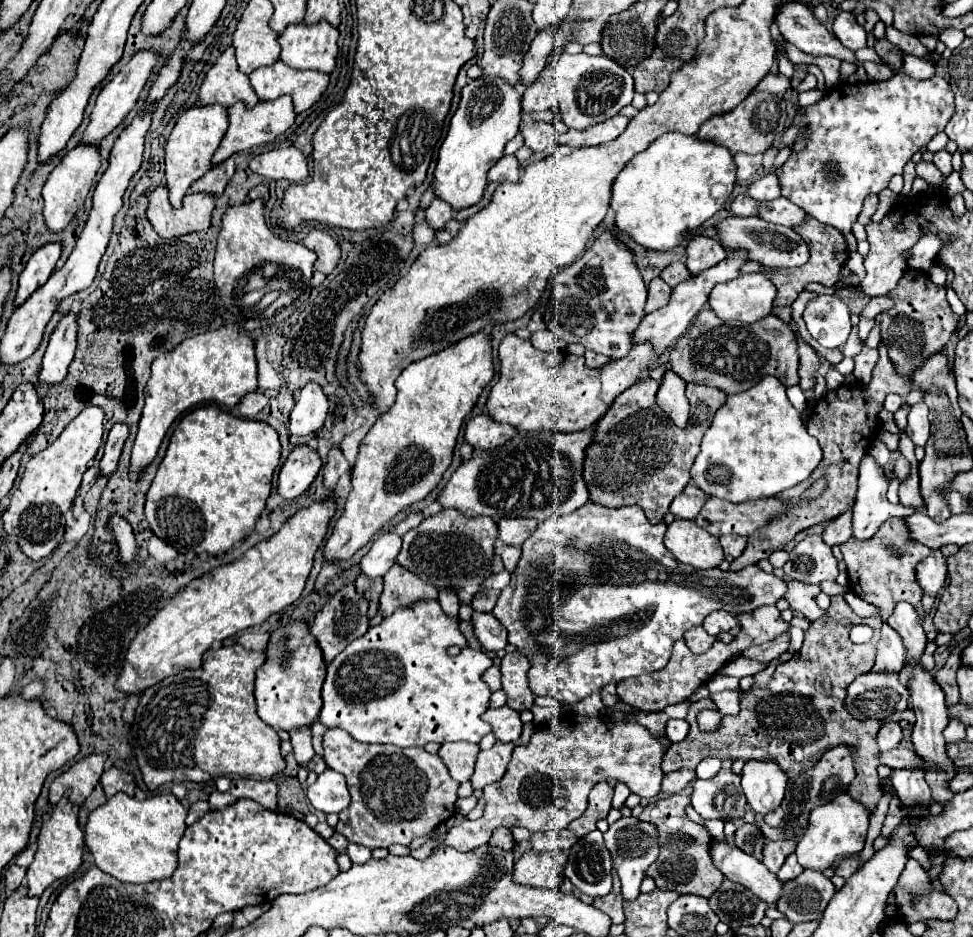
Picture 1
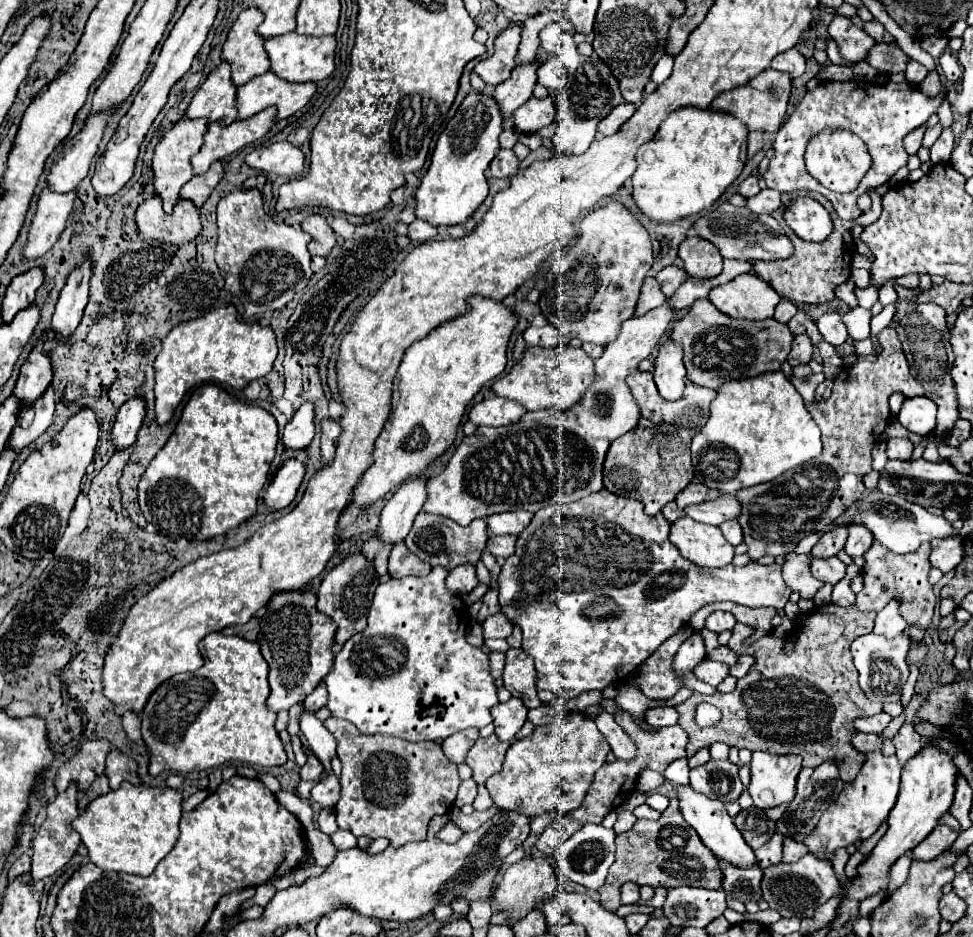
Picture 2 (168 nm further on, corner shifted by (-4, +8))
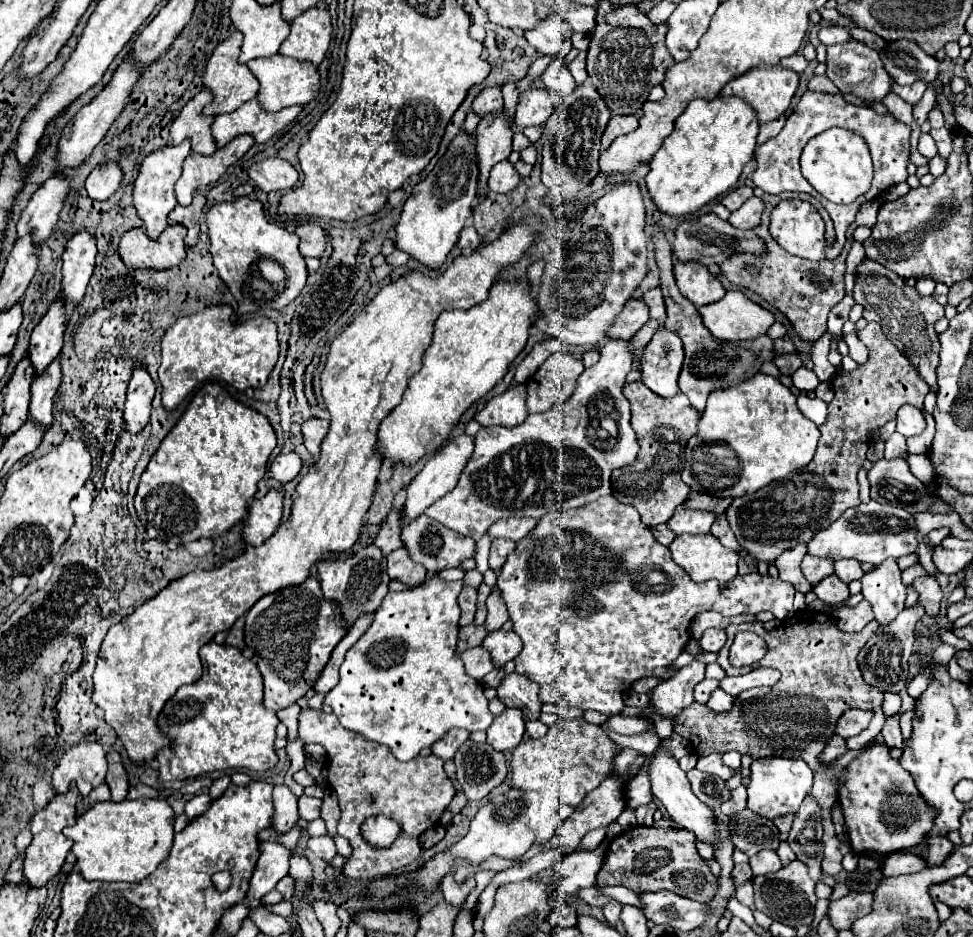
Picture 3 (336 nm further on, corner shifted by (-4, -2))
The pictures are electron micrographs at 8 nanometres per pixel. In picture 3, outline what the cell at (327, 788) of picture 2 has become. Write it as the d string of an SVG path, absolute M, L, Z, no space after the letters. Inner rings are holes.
M300 797L298 799L298 807L300 807L300 817L306 821L314 821L320 817L320 809L322 809L322 799L316 797Z

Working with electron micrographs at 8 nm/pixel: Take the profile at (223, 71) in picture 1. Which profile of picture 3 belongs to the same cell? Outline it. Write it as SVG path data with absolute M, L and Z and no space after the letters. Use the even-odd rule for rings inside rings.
M202 89L194 99L190 99L180 111L178 119L170 127L170 143L178 145L184 139L192 141L192 151L200 155L212 155L216 147L216 139L212 137L212 121L216 117L208 117L202 113L204 105L212 101L212 93Z

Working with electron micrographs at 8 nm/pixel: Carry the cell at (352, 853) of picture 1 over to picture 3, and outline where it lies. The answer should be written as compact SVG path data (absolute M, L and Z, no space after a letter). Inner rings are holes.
M324 835L324 837L312 837L312 839L308 841L308 847L310 847L318 857L322 857L322 859L328 861L328 863L338 855L336 843L334 843L334 839L332 839L330 835Z

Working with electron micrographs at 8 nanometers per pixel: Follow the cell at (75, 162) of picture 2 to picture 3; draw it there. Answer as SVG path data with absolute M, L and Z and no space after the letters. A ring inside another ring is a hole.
M52 175L44 185L32 195L28 207L18 221L18 237L26 233L36 233L36 241L46 241L56 227L60 209L64 207L64 197L68 197L72 183L64 175Z

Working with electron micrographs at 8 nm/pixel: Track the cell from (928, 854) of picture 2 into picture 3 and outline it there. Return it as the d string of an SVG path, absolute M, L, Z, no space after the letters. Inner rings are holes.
M904 853L904 855L890 855L882 863L884 877L890 875L906 875L906 873L918 873L926 867L926 859L918 853Z

